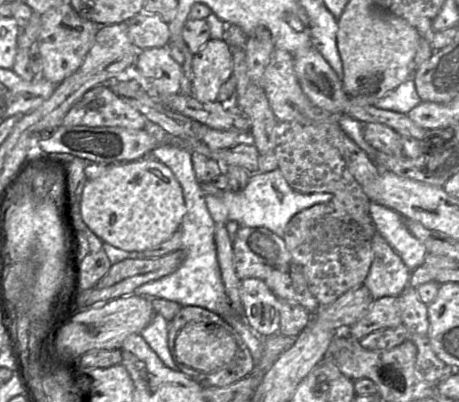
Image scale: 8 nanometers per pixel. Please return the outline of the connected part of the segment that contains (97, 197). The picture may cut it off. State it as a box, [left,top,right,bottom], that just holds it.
[80,156,185,258]

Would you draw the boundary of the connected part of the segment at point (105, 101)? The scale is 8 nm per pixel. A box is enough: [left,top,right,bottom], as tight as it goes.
[61,86,147,130]

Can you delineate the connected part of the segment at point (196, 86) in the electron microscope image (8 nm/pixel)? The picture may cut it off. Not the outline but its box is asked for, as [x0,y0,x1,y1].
[192,39,233,103]

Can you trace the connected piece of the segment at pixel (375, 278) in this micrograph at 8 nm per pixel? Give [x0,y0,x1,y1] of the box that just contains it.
[363,232,411,299]

